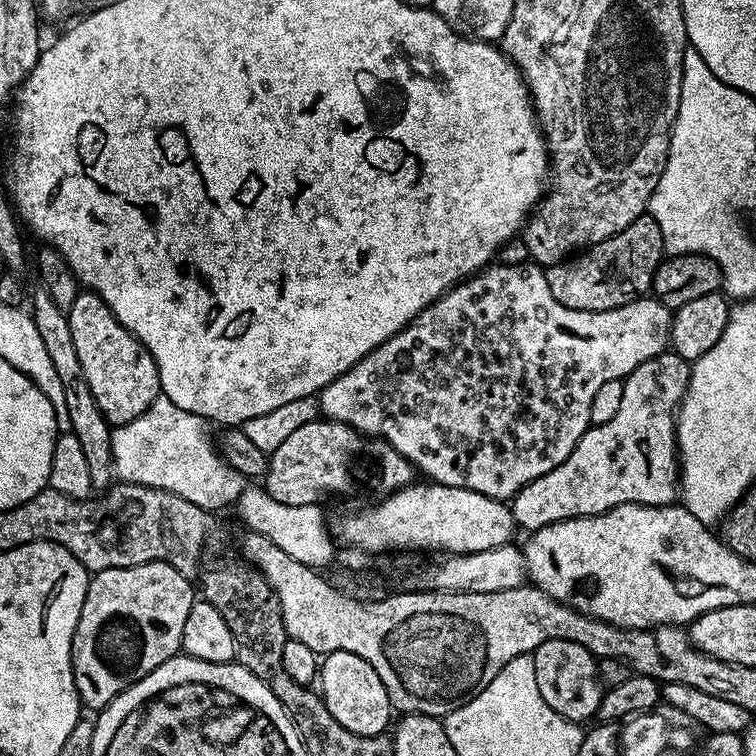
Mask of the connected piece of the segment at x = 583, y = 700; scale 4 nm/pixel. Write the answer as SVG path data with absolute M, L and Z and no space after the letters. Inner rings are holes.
M562 638L542 642L542 646L530 655L534 662L534 678L538 678L538 690L542 690L546 706L567 720L591 721L606 691L597 676L597 657L592 656L584 646L578 646L578 642L566 642Z

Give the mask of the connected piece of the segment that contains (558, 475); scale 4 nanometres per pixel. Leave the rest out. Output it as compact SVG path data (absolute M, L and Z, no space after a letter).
M665 350L654 358L642 362L623 379L622 402L614 418L605 424L592 424L574 446L574 450L554 470L534 478L523 490L511 497L512 519L517 525L534 533L539 528L557 524L560 520L573 520L579 516L597 516L614 506L645 504L658 506L671 504L678 496L678 453L676 451L676 413L684 391L688 389L689 361L678 353Z

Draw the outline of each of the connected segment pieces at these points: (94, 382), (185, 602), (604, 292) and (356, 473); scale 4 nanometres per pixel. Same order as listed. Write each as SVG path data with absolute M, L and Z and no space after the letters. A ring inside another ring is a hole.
M80 290L66 313L82 373L98 410L112 426L134 422L161 395L154 358L146 346L114 318L97 292Z
M146 562L138 566L111 568L95 573L89 579L88 593L82 602L78 626L72 639L72 677L76 692L85 709L99 710L118 698L127 688L144 680L162 662L181 651L182 626L194 602L192 584L185 573L166 562Z
M645 214L630 222L626 230L566 260L547 265L546 282L550 286L550 294L570 310L614 310L641 299L651 289L652 278L665 256L662 230L651 214Z
M317 418L298 426L268 458L262 487L270 498L287 506L319 505L327 492L336 496L368 496L371 492L391 493L413 483L412 464L394 446L375 436L363 436L349 424Z

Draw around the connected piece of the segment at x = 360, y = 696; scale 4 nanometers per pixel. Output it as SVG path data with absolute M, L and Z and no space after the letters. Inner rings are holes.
M327 653L320 660L318 693L326 704L326 710L334 716L335 721L356 735L372 736L387 733L393 723L394 709L390 702L390 694L386 686L382 686L378 670L374 670L370 662L358 658L358 654ZM388 723L390 723L389 728Z

